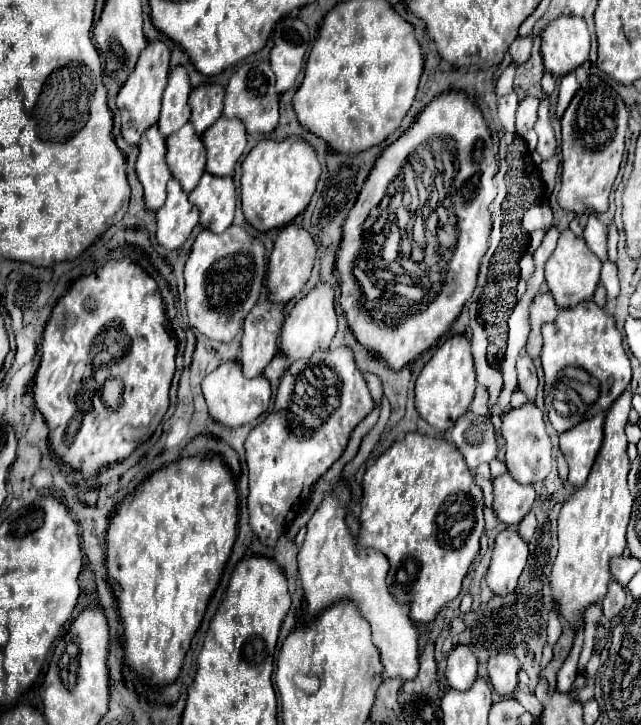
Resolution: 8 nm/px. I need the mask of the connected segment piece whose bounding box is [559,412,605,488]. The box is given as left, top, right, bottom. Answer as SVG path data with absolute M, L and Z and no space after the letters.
M599 412L595 418L585 420L571 428L569 432L561 434L561 452L567 458L569 464L569 482L579 488L585 484L591 466L599 454L599 448L603 444L603 424L605 424L605 412Z

